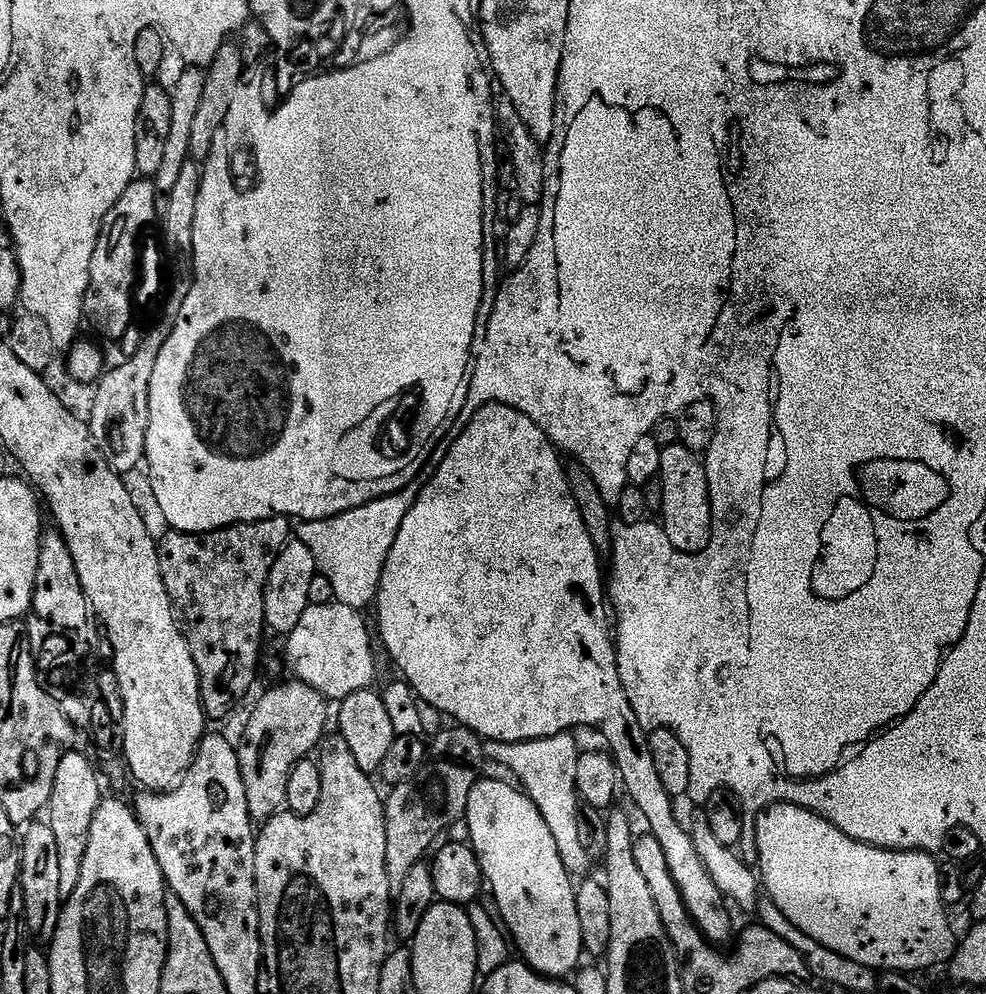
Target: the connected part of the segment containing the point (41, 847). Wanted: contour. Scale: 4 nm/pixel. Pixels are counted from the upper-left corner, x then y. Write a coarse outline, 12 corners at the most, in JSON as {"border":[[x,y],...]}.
{"border":[[46,822],[23,829],[18,892],[37,945],[58,930],[58,842]]}

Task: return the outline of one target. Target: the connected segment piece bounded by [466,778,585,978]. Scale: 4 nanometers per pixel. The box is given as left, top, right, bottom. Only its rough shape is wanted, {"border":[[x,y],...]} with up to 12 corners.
{"border":[[477,779],[470,847],[523,963],[585,955],[577,889],[538,806]]}

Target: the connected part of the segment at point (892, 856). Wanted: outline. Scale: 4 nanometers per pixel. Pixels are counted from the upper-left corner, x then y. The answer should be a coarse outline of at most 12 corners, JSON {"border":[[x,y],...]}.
{"border":[[755,820],[758,876],[802,934],[916,974],[958,947],[933,853]]}

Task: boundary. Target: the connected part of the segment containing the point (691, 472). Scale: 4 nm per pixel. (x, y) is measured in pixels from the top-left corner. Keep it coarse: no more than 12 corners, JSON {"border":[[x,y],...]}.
{"border":[[662,447],[659,515],[679,552],[712,541],[703,459]]}

